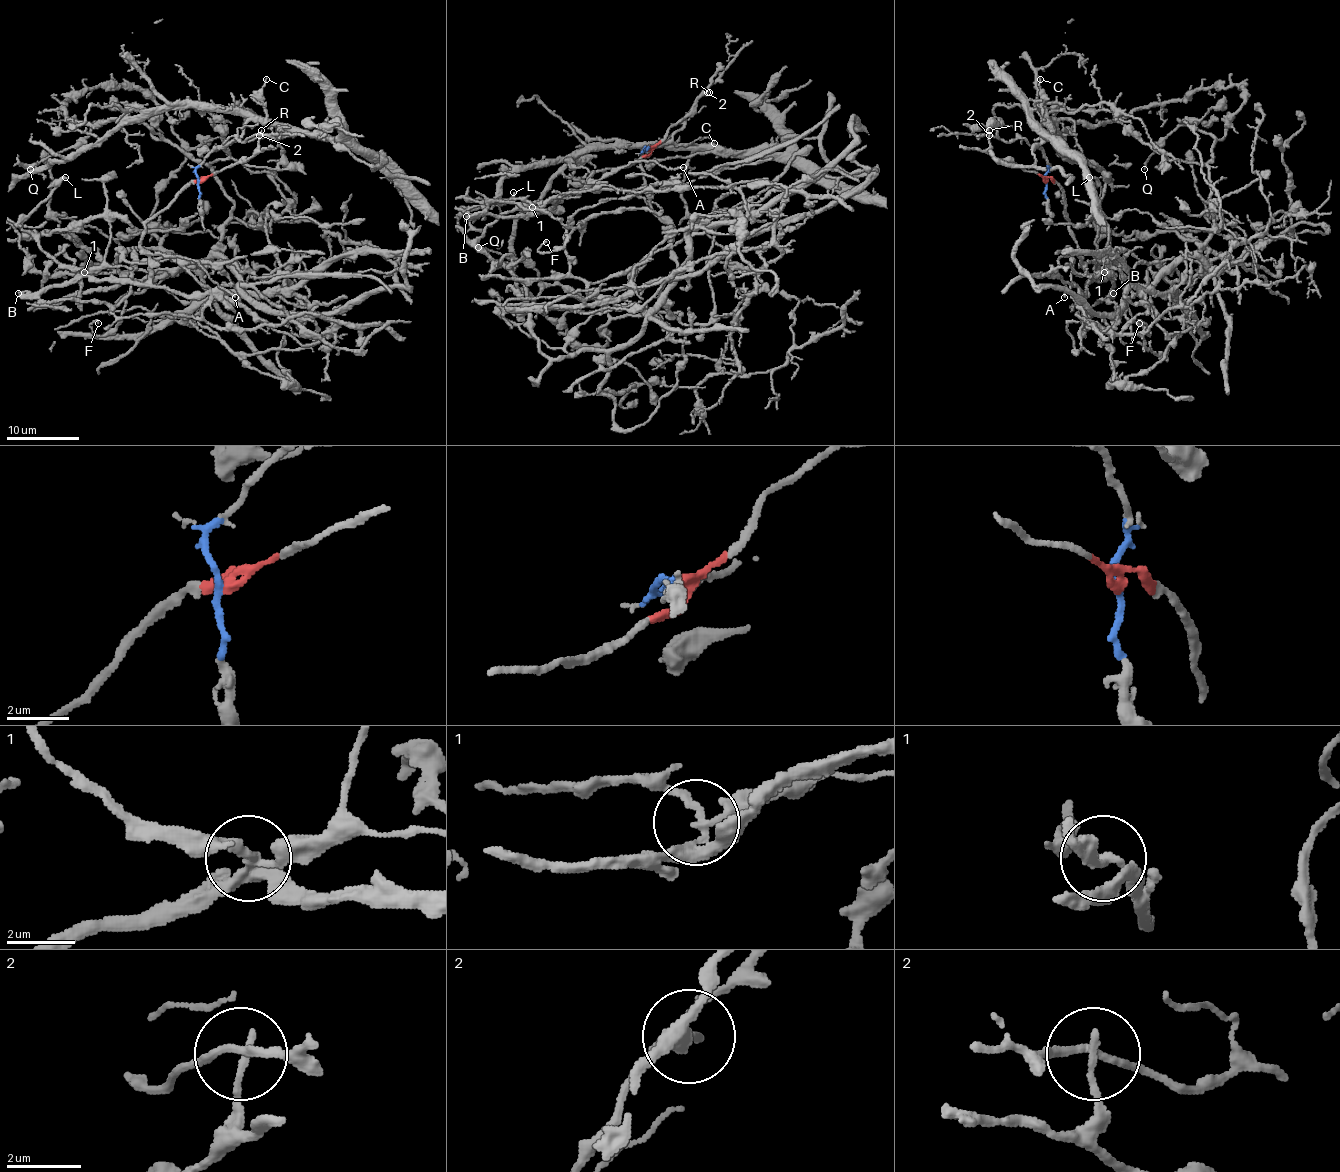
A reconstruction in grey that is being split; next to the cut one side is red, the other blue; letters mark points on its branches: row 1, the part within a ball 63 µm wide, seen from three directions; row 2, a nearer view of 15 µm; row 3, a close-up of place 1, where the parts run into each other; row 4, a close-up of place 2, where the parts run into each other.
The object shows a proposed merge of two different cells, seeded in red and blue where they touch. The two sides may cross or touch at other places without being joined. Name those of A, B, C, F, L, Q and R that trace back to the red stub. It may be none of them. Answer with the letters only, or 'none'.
A, B, F, L, R

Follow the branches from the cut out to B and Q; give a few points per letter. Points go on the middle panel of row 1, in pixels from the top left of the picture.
B: (647, 148), (650, 152), (634, 163), (592, 172), (589, 179), (598, 190), (552, 196), (534, 212), (467, 216)
Q: (647, 148), (692, 143), (647, 146), (640, 161), (678, 267), (650, 310), (612, 318), (477, 247)

